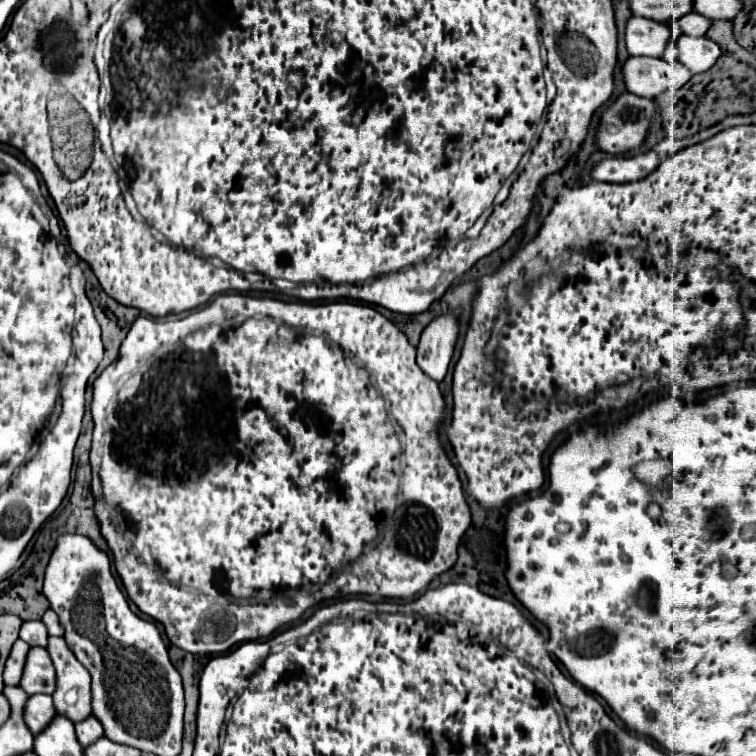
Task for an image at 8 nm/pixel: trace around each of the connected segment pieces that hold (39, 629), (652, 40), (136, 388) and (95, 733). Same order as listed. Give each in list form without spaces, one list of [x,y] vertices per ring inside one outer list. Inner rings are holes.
[[[23,621],[19,637],[21,637],[25,643],[29,643],[29,645],[45,647],[49,635],[47,635],[47,629],[43,627],[41,621]]]
[[[631,17],[625,27],[625,47],[629,55],[661,57],[667,43],[673,39],[667,23],[657,23],[645,17]]]
[[[219,295],[207,307],[196,308],[185,315],[169,314],[164,319],[139,317],[129,329],[119,349],[117,361],[113,361],[93,383],[93,403],[91,403],[94,422],[91,489],[95,495],[95,513],[99,513],[101,533],[113,551],[115,567],[123,579],[129,599],[143,613],[163,623],[165,633],[173,645],[189,653],[223,653],[237,643],[269,637],[277,627],[299,619],[305,613],[305,609],[321,603],[323,599],[357,593],[407,599],[425,591],[433,577],[453,567],[453,563],[457,561],[459,541],[467,527],[471,525],[471,513],[463,497],[463,487],[457,477],[457,469],[451,465],[435,433],[443,417],[445,403],[439,385],[417,367],[415,347],[409,345],[407,337],[389,319],[385,319],[381,313],[367,305],[347,301],[327,302],[325,305],[304,301],[285,303],[271,297],[251,297],[251,295]],[[389,417],[393,417],[395,423],[403,429],[405,437],[403,445],[401,437],[395,431],[395,423]],[[111,507],[115,507],[117,513],[113,511],[112,514]],[[383,539],[387,539],[391,545],[391,557],[365,555],[365,549],[379,547]],[[221,595],[227,597],[227,601],[223,599],[223,603],[217,603],[217,597]],[[217,605],[225,607],[227,617],[233,619],[223,621],[223,615],[215,613]]]
[[[89,715],[87,719],[75,723],[75,731],[77,731],[77,739],[79,739],[79,743],[83,747],[87,747],[93,741],[97,741],[99,737],[103,737],[103,727],[101,727],[101,723],[93,715]]]

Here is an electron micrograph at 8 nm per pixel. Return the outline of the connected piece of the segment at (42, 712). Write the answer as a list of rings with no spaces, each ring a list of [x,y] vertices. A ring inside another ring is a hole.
[[[31,695],[27,699],[23,719],[33,735],[41,733],[53,715],[55,715],[55,707],[51,701],[51,695]]]

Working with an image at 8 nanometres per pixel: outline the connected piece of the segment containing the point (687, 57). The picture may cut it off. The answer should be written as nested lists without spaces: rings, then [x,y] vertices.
[[[689,37],[689,41],[687,39],[671,41],[663,59],[669,59],[671,49],[677,49],[677,59],[683,65],[687,65],[687,69],[691,69],[691,73],[703,73],[703,71],[711,69],[713,63],[721,55],[719,45],[707,37]]]

